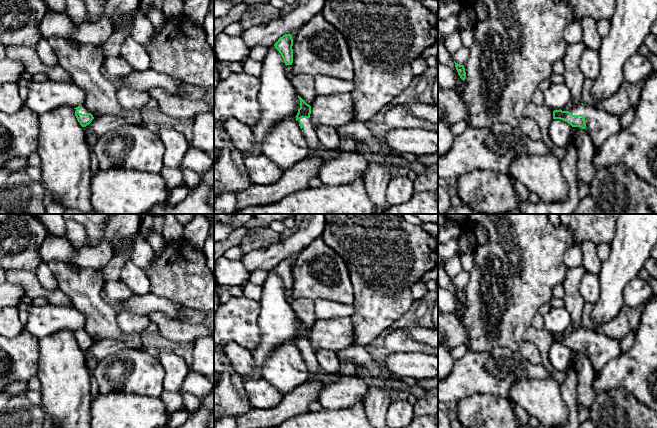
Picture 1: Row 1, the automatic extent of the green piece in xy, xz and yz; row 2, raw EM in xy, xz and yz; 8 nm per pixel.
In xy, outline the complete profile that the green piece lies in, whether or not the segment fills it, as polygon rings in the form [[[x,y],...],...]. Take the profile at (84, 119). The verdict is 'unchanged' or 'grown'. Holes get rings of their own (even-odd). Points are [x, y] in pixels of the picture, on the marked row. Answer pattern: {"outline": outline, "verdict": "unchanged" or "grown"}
{"outline": [[[84,105],[74,108],[74,111],[76,118],[82,127],[86,127],[94,119],[93,115]]], "verdict": "grown"}

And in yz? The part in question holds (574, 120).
{"outline": [[[584,104],[577,105],[568,111],[554,110],[553,119],[560,119],[572,127],[585,129],[595,149],[621,129],[619,116]]], "verdict": "grown"}

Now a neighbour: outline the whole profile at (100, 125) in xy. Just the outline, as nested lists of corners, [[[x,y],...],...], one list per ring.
[[[124,109],[119,115],[102,115],[94,118],[84,127],[85,135],[90,132],[97,138],[122,125],[138,125],[142,123],[141,110]]]

